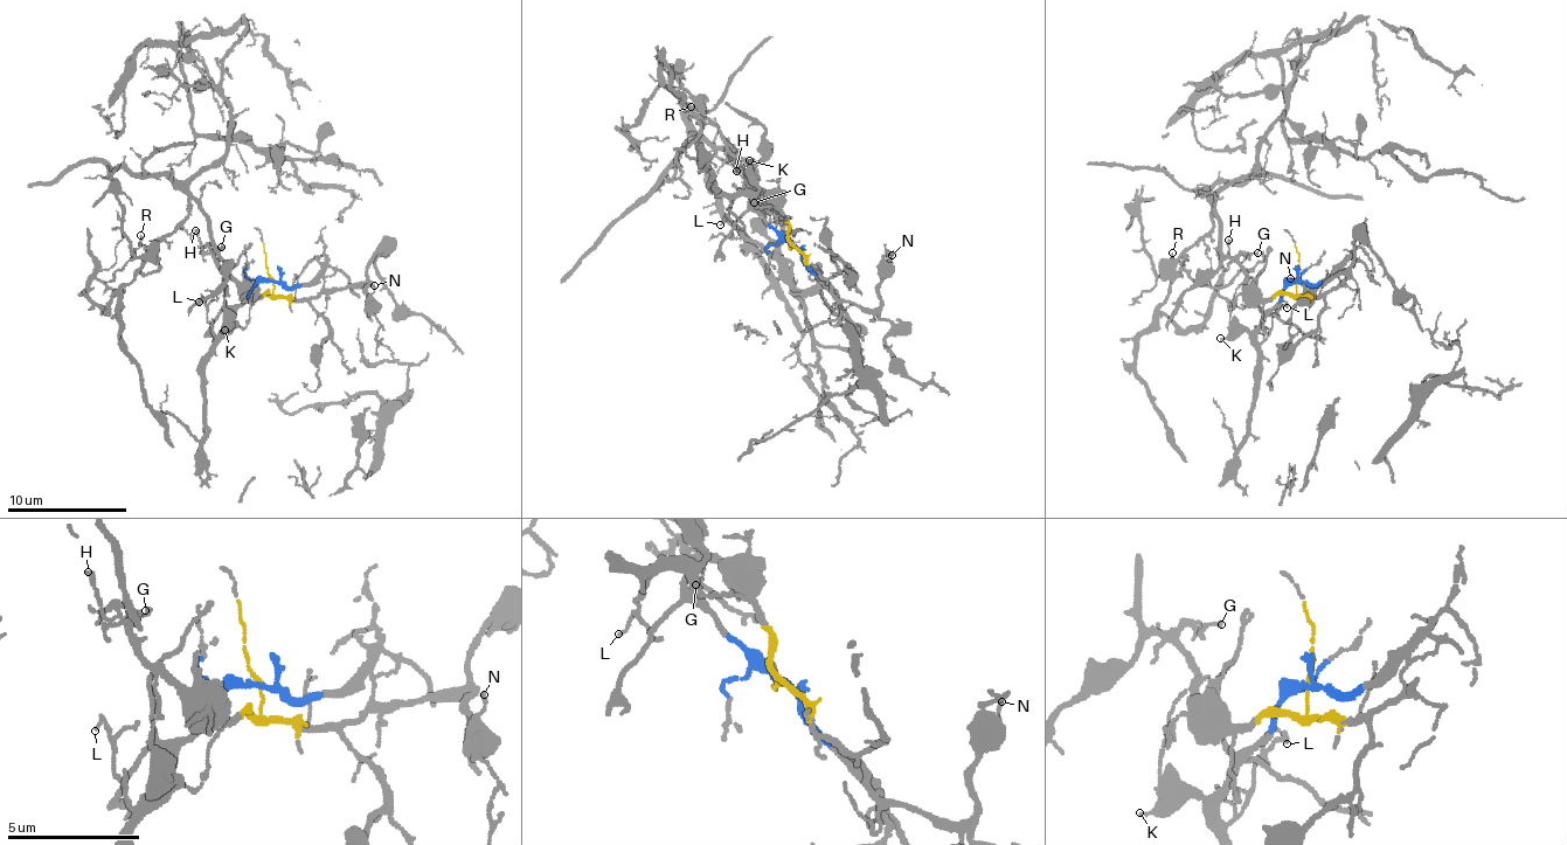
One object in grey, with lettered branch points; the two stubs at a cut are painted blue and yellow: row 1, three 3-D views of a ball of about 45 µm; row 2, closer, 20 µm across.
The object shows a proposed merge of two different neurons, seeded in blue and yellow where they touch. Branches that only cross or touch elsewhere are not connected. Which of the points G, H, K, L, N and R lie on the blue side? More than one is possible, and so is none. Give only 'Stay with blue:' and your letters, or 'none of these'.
Stay with blue: K, L

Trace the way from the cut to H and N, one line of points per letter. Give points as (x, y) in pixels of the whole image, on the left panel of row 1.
H: (272, 278), (269, 293), (248, 293), (201, 247), (194, 229)
N: (272, 278), (275, 293), (286, 298), (313, 299), (328, 291), (366, 284), (368, 298), (374, 284)

